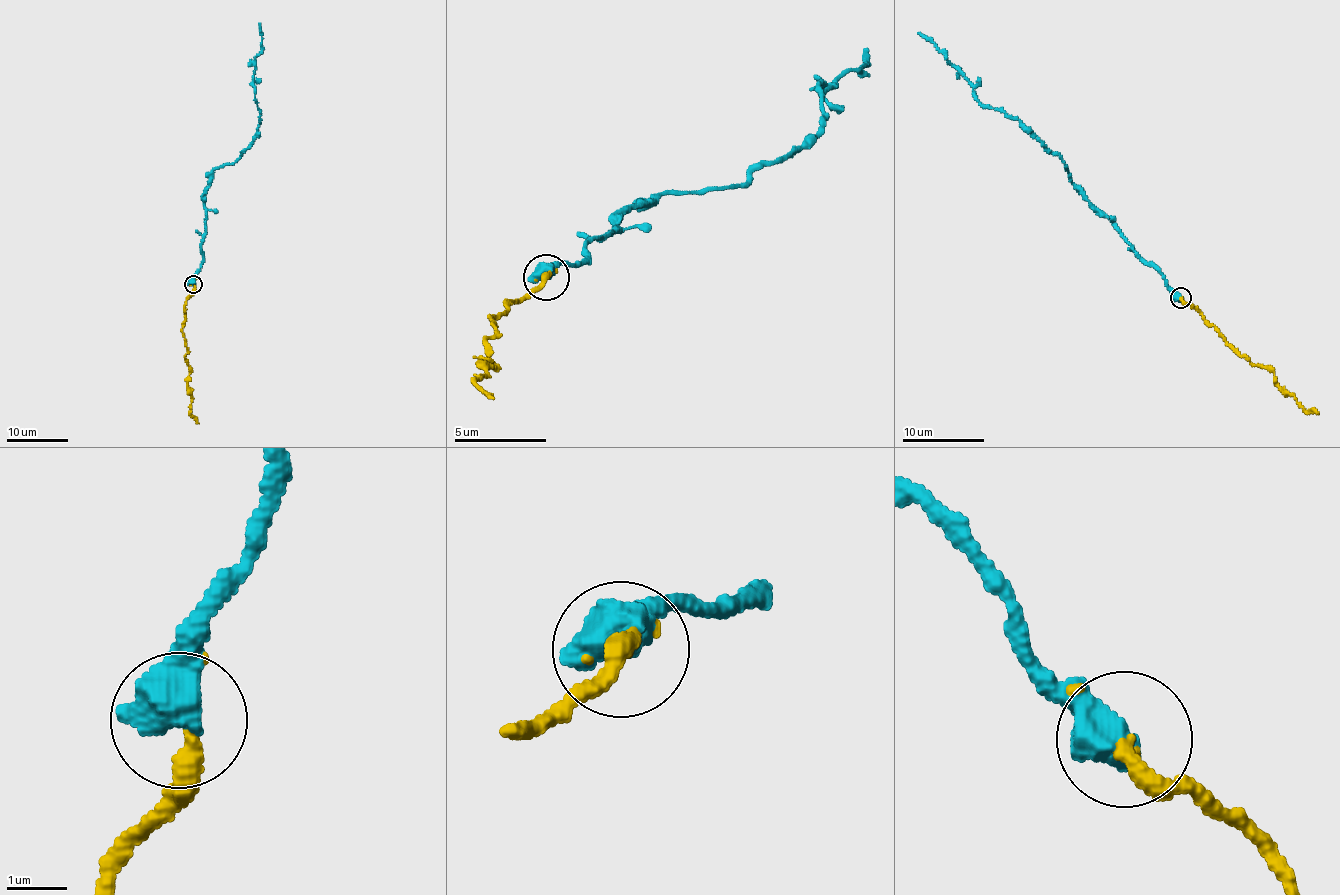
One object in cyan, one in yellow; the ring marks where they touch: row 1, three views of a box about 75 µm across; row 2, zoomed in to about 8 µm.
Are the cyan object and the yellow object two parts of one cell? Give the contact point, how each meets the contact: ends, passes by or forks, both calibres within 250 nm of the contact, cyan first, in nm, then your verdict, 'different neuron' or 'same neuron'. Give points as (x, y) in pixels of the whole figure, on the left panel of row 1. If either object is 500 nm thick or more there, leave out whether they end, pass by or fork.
at (193, 284); 750 nm thick on the cyan side, 190 nm on the other; same neuron

